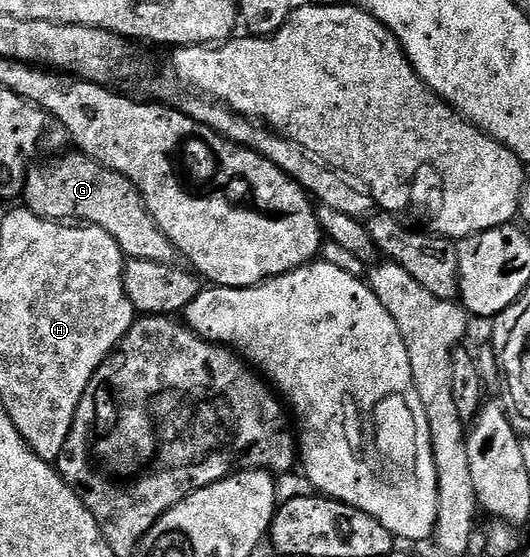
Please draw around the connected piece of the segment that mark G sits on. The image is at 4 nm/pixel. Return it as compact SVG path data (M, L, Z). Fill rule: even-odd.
M67 154L51 157L55 159L40 158L28 167L21 196L22 202L27 202L24 203L26 210L37 213L37 217L105 229L105 233L117 241L127 259L175 263L177 252L174 245L165 233L161 233L157 221L153 221L137 188L121 173L102 167L87 155Z

